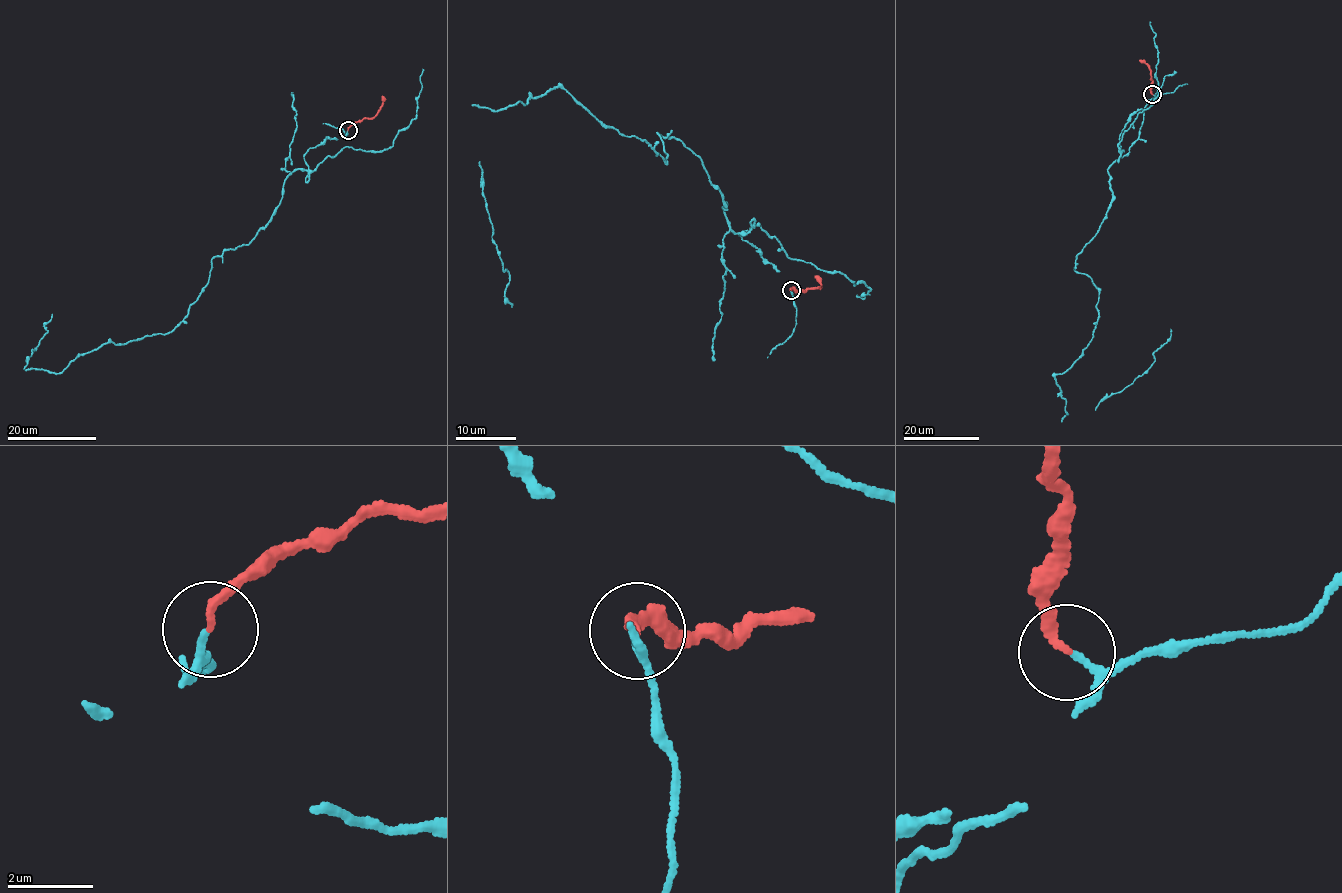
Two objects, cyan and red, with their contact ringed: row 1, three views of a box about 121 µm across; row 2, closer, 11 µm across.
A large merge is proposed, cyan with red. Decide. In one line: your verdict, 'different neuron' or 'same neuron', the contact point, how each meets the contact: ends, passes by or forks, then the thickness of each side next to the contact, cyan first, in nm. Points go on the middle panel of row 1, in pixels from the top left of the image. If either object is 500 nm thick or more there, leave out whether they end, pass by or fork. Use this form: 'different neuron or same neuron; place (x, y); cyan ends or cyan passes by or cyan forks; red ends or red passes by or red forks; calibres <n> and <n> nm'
same neuron; place (791, 290); cyan passes by; red ends; calibres 120 and 190 nm

